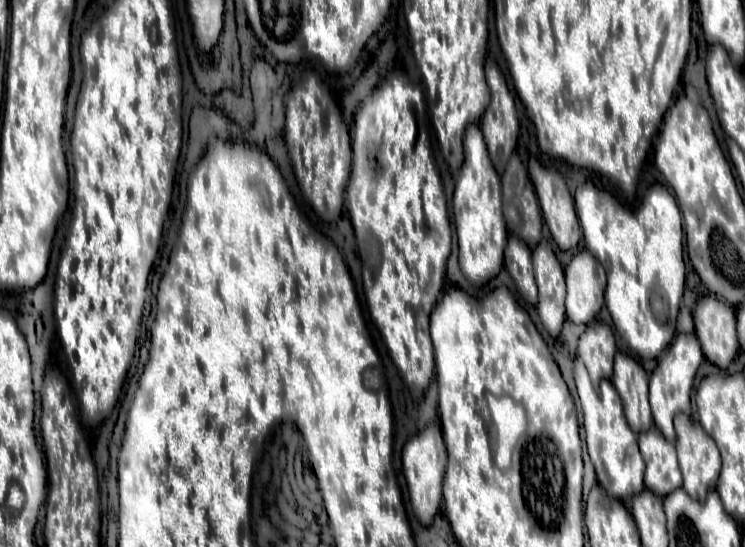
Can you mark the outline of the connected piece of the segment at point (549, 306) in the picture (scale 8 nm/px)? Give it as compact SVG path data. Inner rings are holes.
M540 242L532 250L532 260L534 260L534 272L536 272L536 284L538 284L538 306L536 306L538 316L544 328L554 338L558 338L562 324L566 320L564 270L546 242Z

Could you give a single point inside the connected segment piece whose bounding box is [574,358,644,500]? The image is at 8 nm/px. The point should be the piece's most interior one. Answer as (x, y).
(613, 447)

